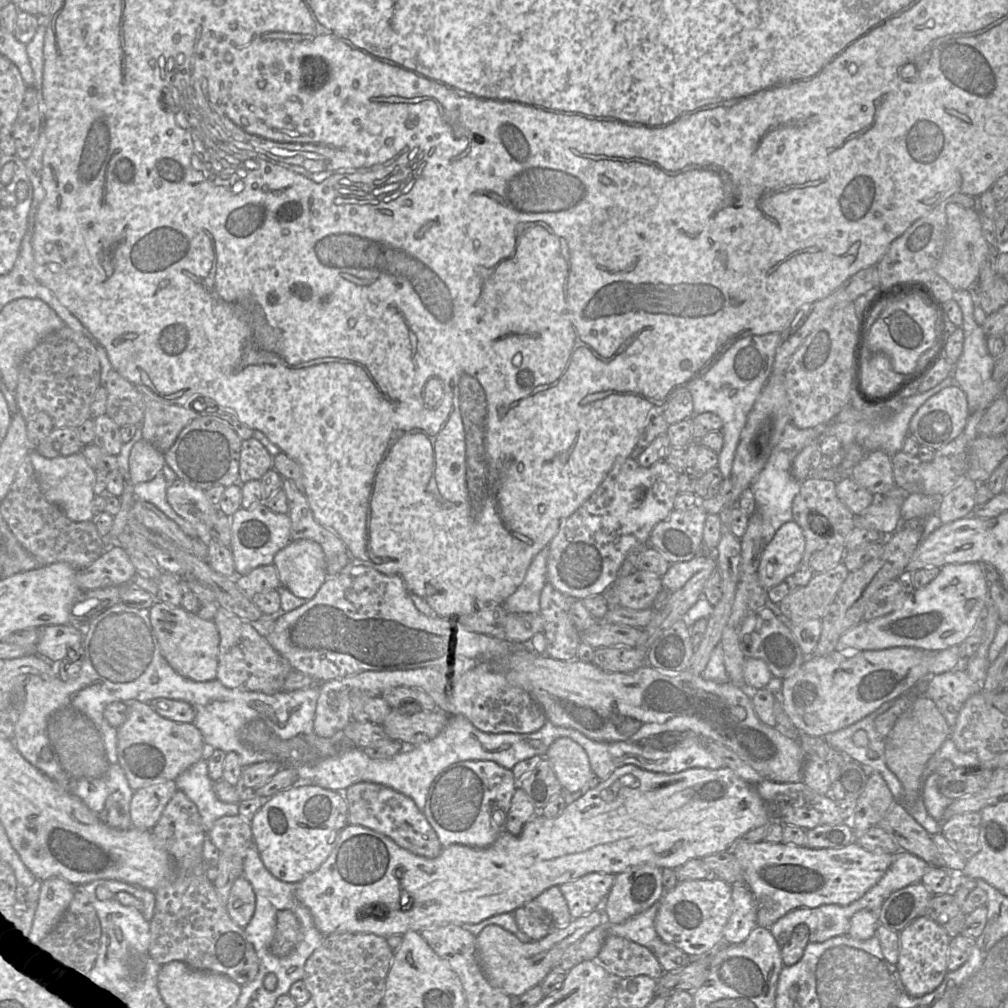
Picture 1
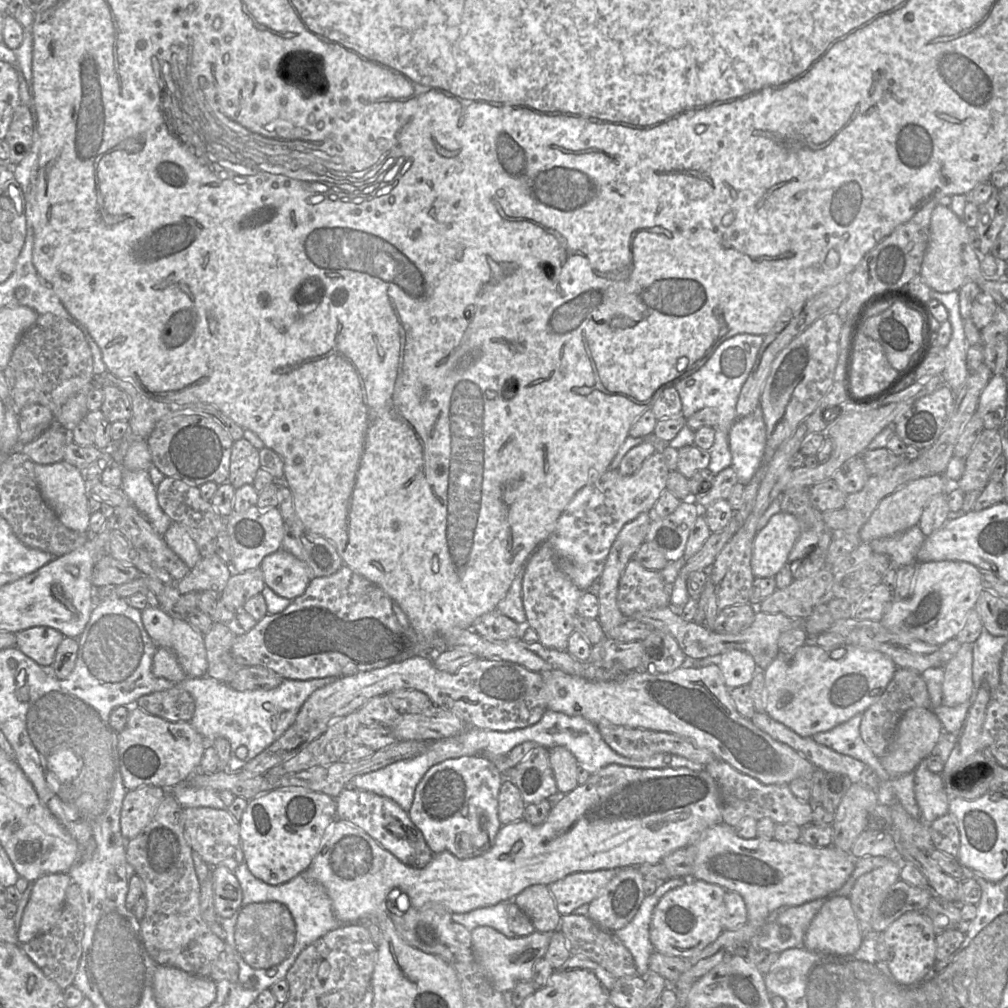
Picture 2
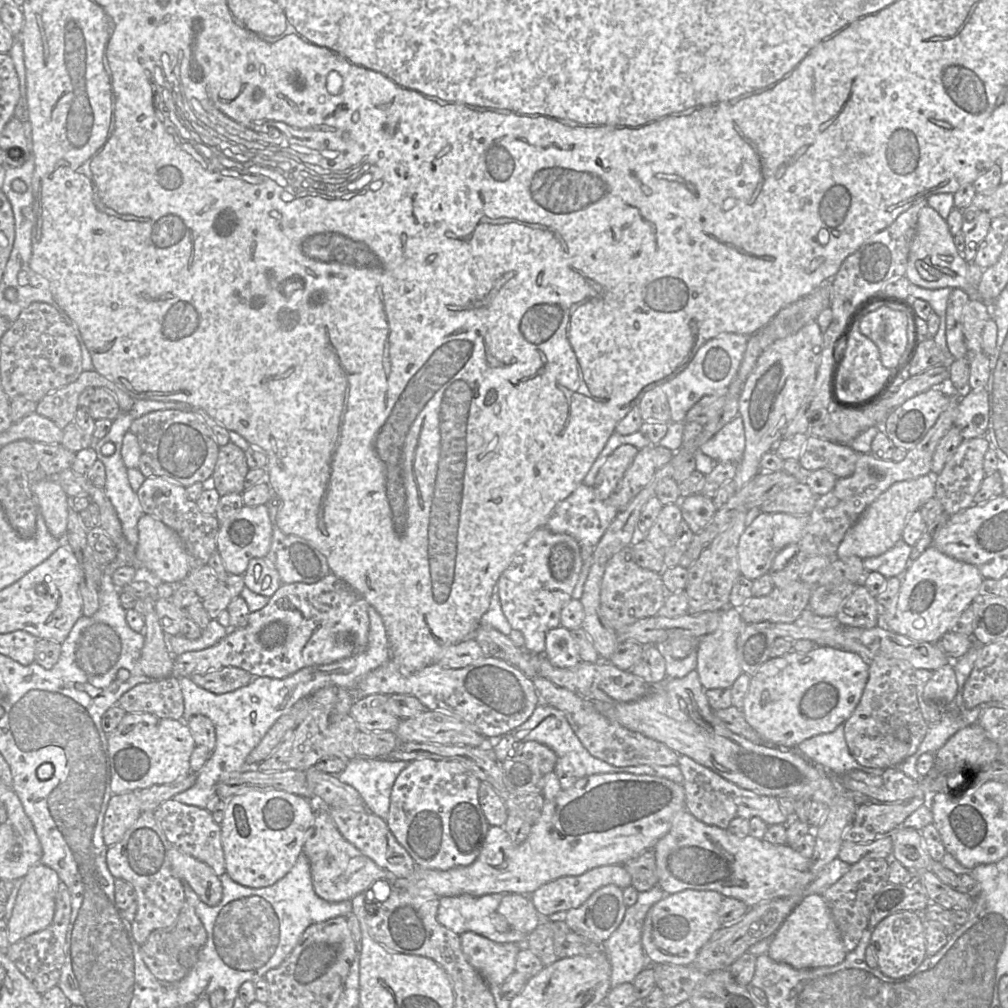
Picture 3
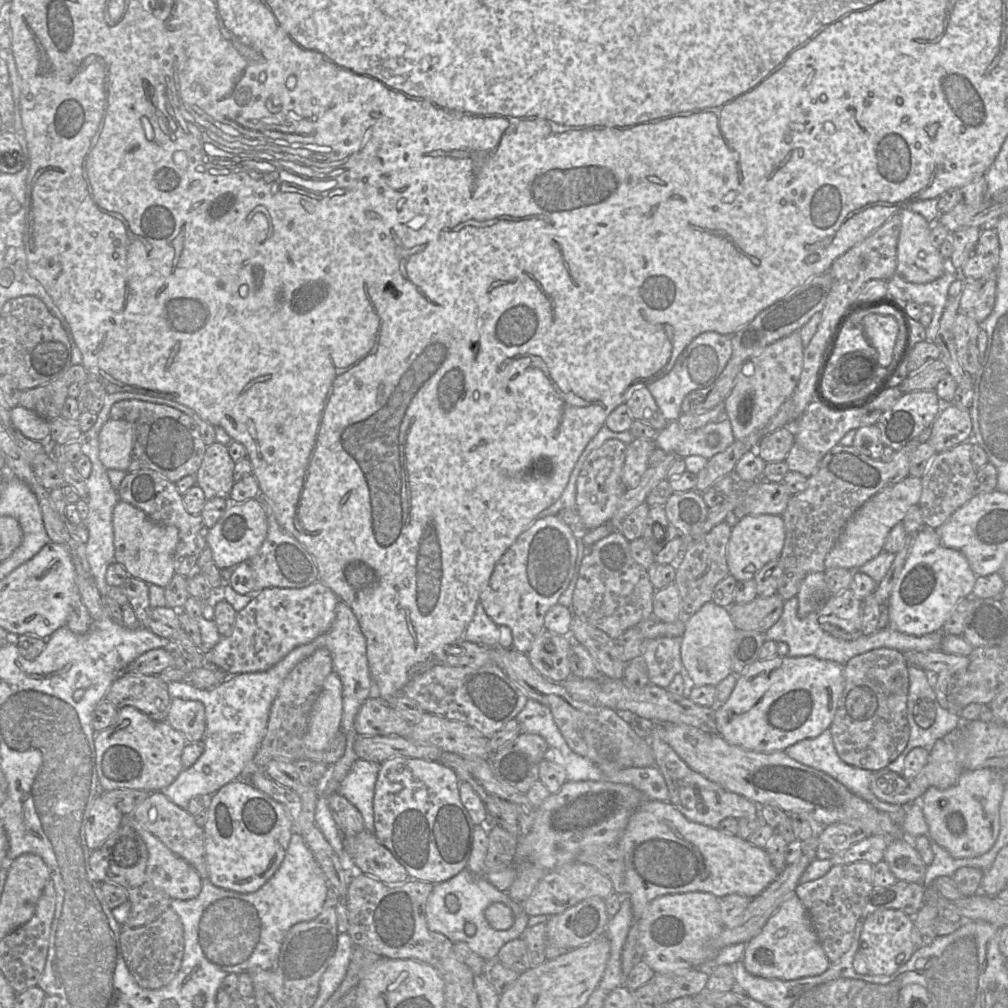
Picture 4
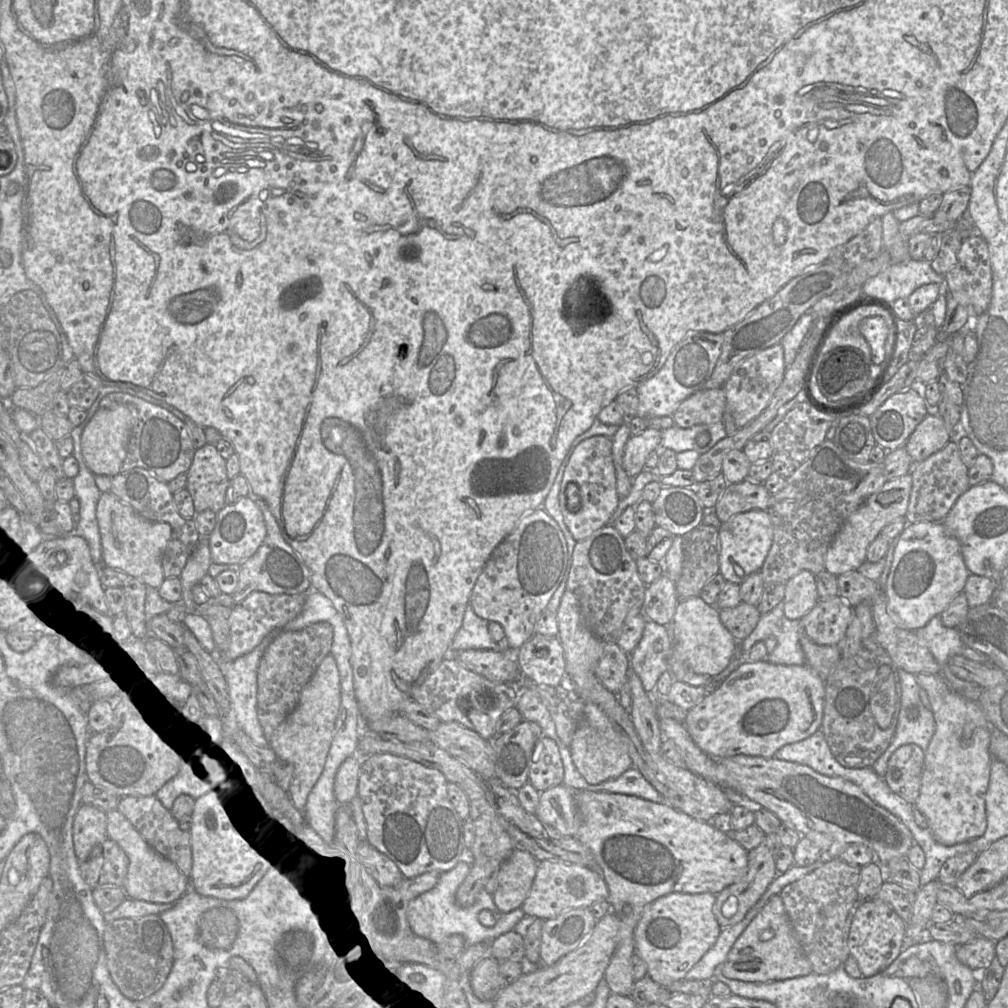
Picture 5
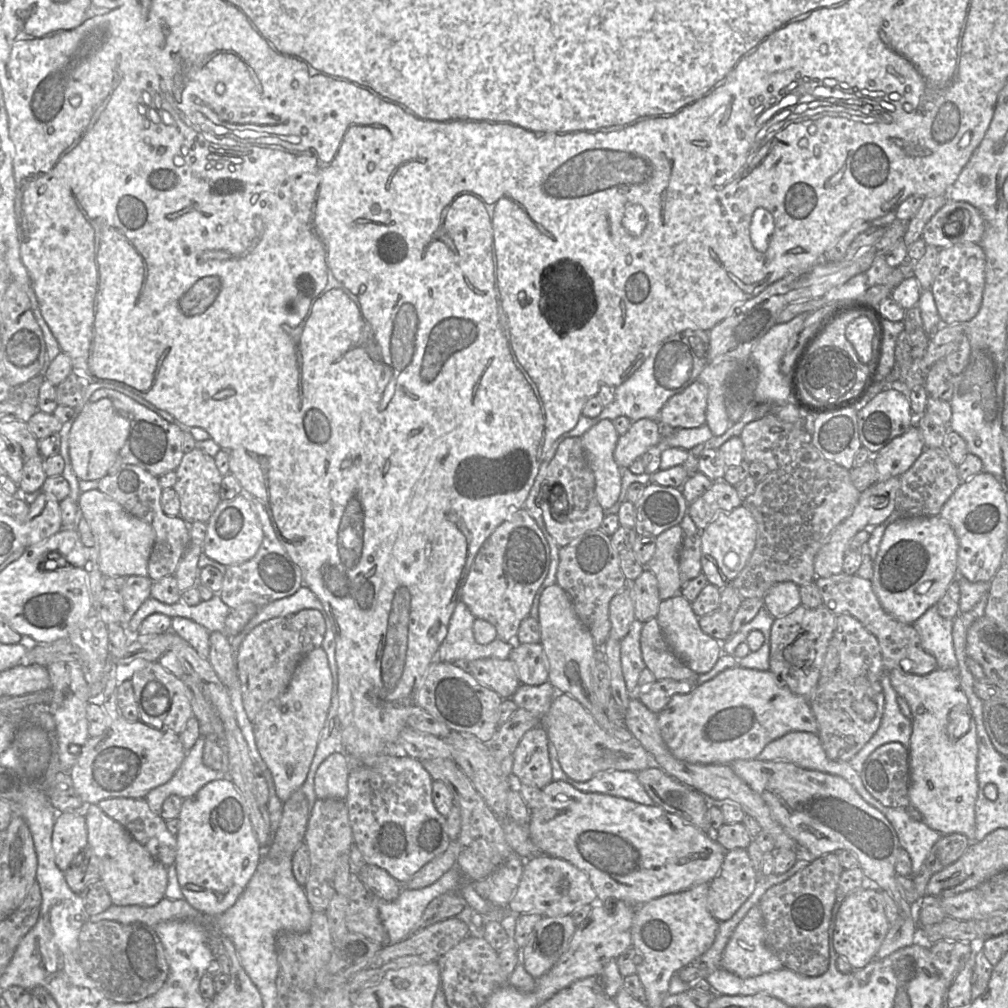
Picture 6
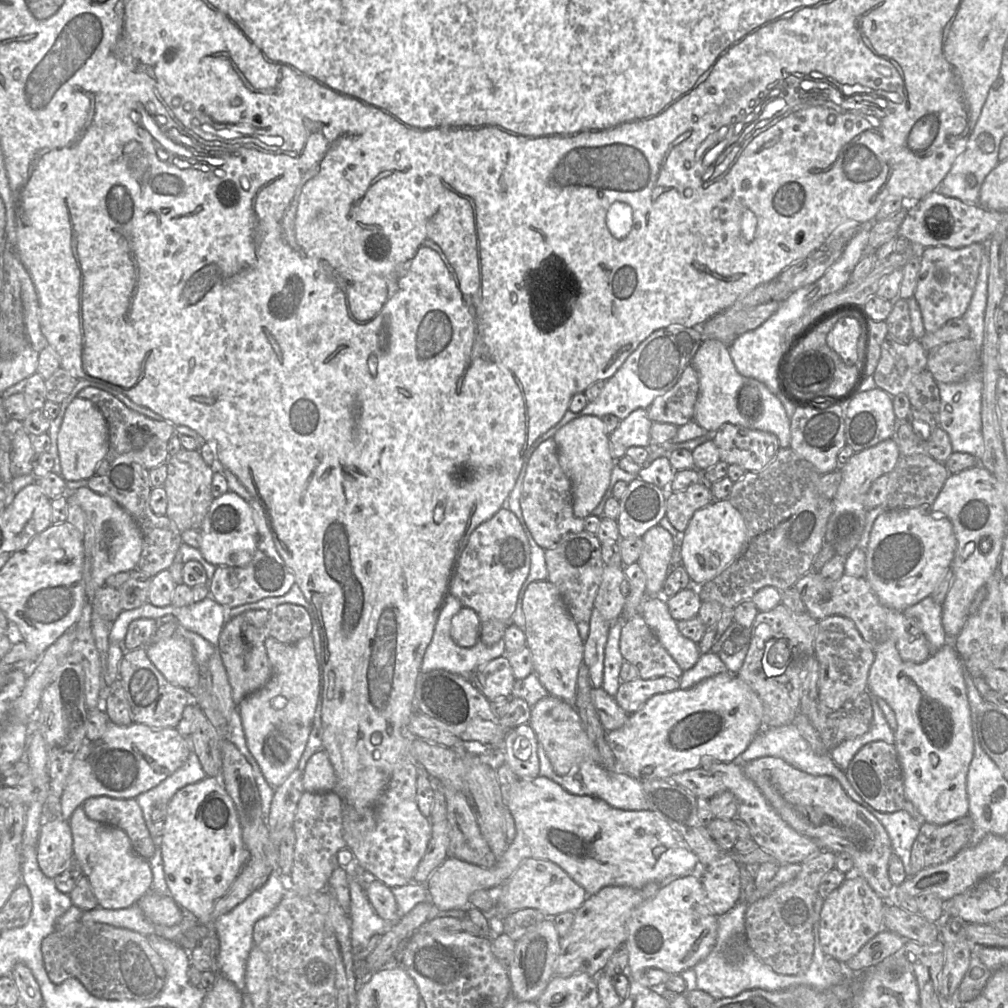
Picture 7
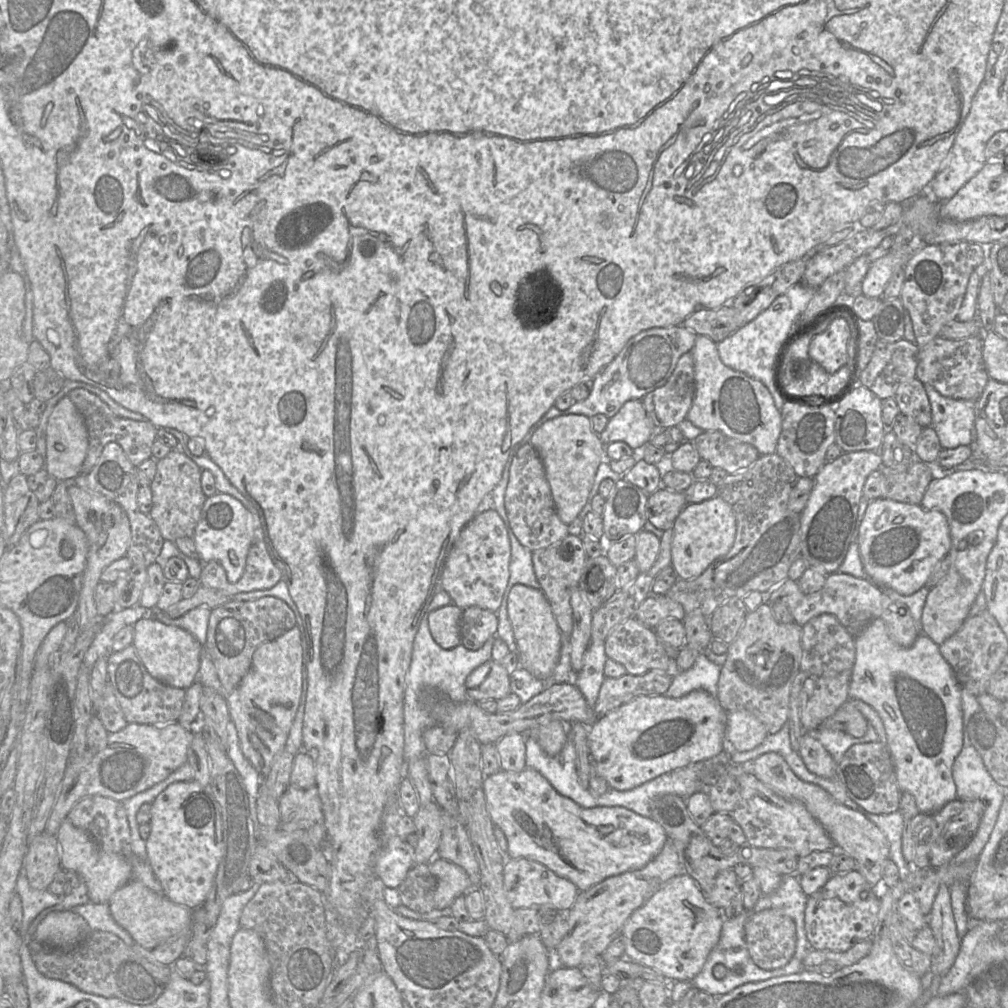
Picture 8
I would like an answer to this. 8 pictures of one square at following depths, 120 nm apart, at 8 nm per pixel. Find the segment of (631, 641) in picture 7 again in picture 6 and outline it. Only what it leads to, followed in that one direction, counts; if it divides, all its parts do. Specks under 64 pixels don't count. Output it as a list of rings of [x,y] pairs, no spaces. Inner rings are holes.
[[[655,618],[643,622],[640,647],[645,666],[656,681],[674,679],[696,684],[699,674],[672,651]]]

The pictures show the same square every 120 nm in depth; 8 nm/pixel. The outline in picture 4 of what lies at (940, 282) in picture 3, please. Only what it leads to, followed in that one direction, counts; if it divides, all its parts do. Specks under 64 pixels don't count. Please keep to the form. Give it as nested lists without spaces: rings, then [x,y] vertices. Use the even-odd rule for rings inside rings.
[[[908,208],[901,209],[898,215],[901,218],[901,230],[897,244],[897,274],[912,283],[929,283],[938,279],[950,267],[948,259],[941,255],[939,247],[933,243],[932,224]]]

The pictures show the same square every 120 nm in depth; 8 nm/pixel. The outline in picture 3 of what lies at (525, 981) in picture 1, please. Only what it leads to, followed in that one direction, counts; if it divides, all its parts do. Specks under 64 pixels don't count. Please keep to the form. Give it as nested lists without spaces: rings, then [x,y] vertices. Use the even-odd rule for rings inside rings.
[[[468,931],[460,935],[461,949],[468,963],[488,984],[501,985],[515,972],[516,957],[523,944],[496,943]]]

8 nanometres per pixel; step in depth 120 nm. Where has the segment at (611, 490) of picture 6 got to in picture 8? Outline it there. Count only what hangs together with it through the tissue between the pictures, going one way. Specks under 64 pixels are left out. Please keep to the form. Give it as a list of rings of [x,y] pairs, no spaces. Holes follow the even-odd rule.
[[[566,414],[549,419],[531,434],[529,444],[542,460],[557,514],[569,525],[588,502],[601,462],[608,463],[614,459],[605,455],[605,445],[593,430],[590,418],[580,414]]]

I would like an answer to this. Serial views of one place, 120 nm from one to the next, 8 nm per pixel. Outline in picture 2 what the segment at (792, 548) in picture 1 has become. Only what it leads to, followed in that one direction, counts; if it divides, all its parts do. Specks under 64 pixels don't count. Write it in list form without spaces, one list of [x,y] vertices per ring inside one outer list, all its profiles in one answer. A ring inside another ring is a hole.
[[[779,512],[755,534],[751,569],[757,578],[774,578],[787,564],[787,559],[802,532],[799,520],[789,513]]]

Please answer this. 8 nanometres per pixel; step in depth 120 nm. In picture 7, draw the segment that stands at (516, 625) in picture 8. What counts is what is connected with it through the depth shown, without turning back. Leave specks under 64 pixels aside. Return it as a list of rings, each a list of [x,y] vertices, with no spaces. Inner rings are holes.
[[[547,580],[529,583],[520,595],[520,603],[524,616],[526,647],[532,655],[533,673],[549,695],[562,699],[575,708],[578,673],[584,652],[584,641],[577,624],[557,588]]]

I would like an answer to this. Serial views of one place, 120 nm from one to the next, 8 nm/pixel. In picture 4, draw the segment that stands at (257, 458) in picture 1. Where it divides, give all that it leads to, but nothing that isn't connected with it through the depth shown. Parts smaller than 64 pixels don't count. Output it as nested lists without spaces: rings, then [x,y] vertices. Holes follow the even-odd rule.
[[[215,442],[206,448],[202,463],[195,476],[196,484],[203,490],[207,500],[211,498],[230,499],[230,492],[234,484],[234,466],[235,462],[229,455],[226,445]]]

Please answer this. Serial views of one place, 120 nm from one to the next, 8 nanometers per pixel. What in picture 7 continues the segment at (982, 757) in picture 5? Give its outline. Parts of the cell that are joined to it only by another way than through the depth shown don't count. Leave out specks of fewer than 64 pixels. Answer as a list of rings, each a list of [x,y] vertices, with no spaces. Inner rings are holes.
[[[886,641],[874,648],[874,661],[870,667],[867,679],[867,691],[887,702],[895,714],[897,727],[895,732],[894,746],[897,750],[899,762],[902,768],[904,795],[906,800],[912,802],[922,816],[924,822],[944,825],[969,814],[969,802],[967,795],[967,774],[974,754],[974,739],[972,719],[967,698],[966,685],[964,682],[964,667],[961,659],[955,651],[952,643],[947,643],[939,650],[933,652],[930,657],[922,663],[903,661],[895,647],[894,641]]]

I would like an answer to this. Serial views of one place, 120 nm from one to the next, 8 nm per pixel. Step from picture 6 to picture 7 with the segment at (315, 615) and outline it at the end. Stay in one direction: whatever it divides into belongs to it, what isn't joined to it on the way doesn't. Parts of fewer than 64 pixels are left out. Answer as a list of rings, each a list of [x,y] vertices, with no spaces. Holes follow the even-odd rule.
[[[280,604],[272,609],[248,610],[229,618],[219,636],[216,647],[226,669],[236,705],[260,690],[272,677],[272,666],[267,656],[265,640],[274,638],[284,644],[293,644],[311,635],[313,619],[300,605]]]

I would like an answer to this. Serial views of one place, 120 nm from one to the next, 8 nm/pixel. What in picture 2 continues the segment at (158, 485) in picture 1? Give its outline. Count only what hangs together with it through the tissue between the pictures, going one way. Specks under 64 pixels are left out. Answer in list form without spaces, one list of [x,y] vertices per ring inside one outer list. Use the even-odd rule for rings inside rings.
[[[122,468],[121,489],[132,505],[150,522],[152,527],[163,535],[171,520],[161,509],[156,496],[156,487],[147,470],[131,471]]]

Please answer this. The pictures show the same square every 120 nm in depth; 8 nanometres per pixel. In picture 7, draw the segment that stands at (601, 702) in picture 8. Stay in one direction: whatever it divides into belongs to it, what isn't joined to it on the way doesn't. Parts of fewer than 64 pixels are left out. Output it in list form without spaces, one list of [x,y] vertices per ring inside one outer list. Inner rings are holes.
[[[661,676],[652,679],[637,678],[621,682],[614,698],[628,714],[638,711],[652,696],[678,690],[679,678]]]

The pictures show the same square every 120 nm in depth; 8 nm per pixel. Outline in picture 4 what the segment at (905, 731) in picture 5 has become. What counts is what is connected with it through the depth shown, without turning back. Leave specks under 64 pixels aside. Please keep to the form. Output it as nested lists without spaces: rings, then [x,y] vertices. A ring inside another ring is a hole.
[[[910,665],[909,673],[909,690],[907,700],[907,718],[909,724],[909,741],[907,747],[897,759],[891,762],[887,768],[898,774],[901,774],[904,768],[904,760],[906,755],[915,747],[922,747],[930,751],[936,741],[943,738],[945,735],[954,731],[962,722],[963,719],[959,712],[951,712],[947,708],[938,705],[935,692],[928,682],[928,676],[924,669],[919,666]]]

